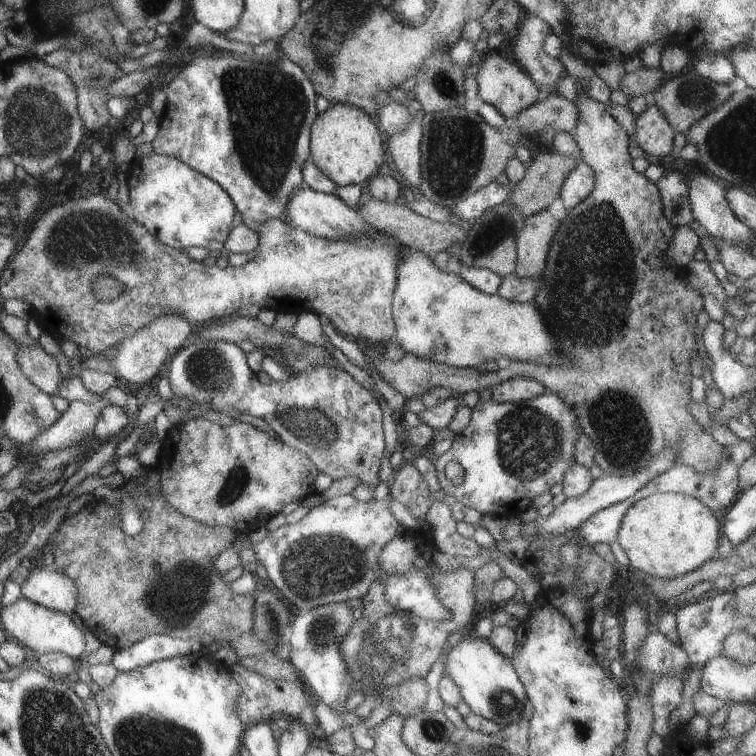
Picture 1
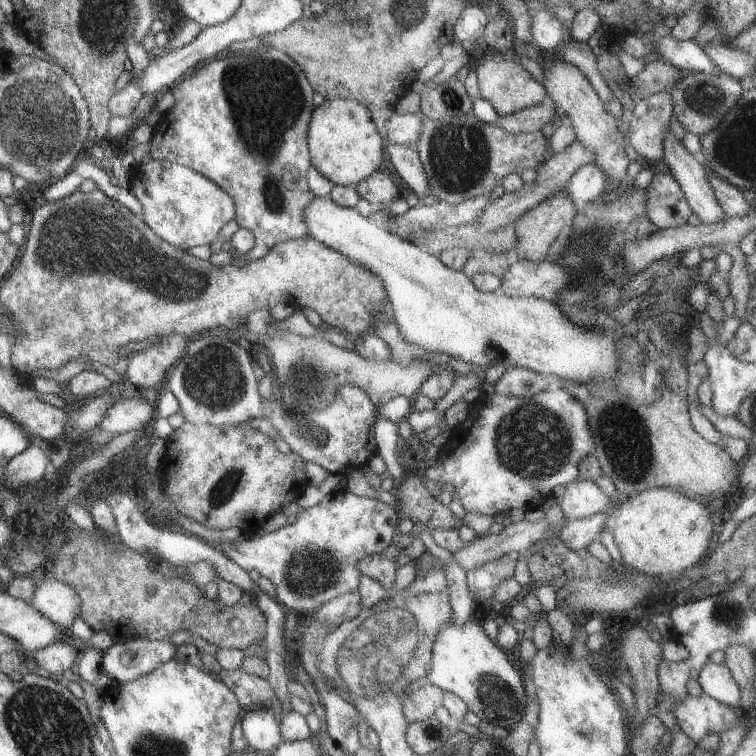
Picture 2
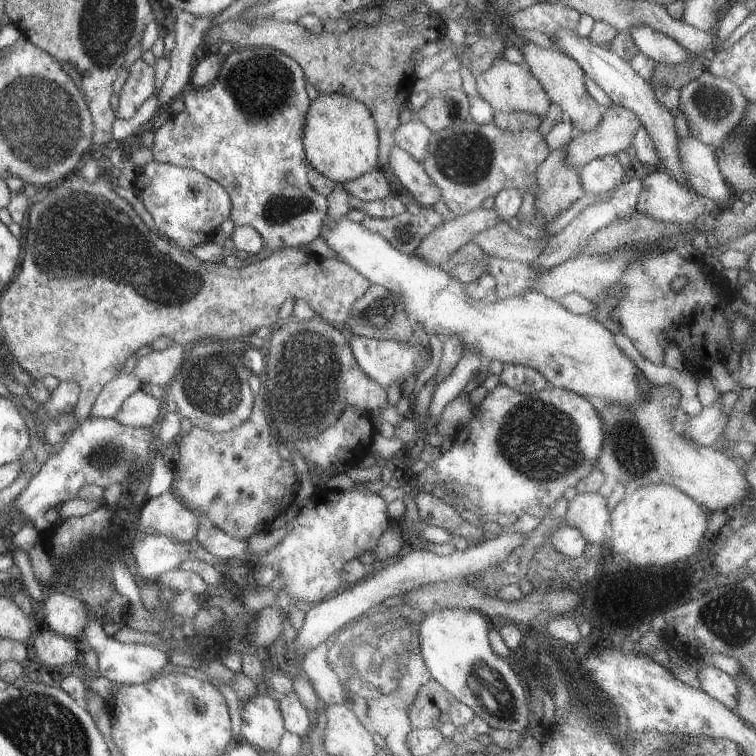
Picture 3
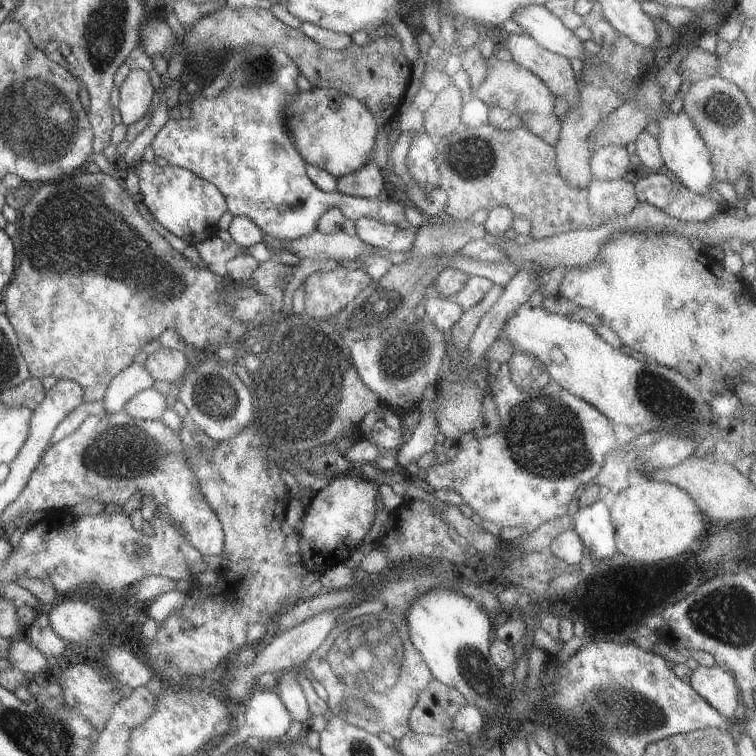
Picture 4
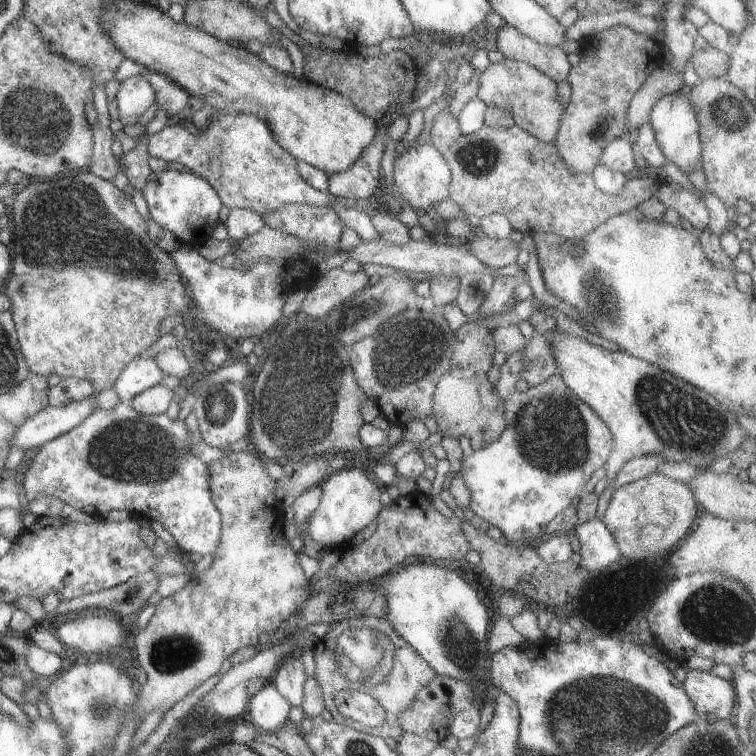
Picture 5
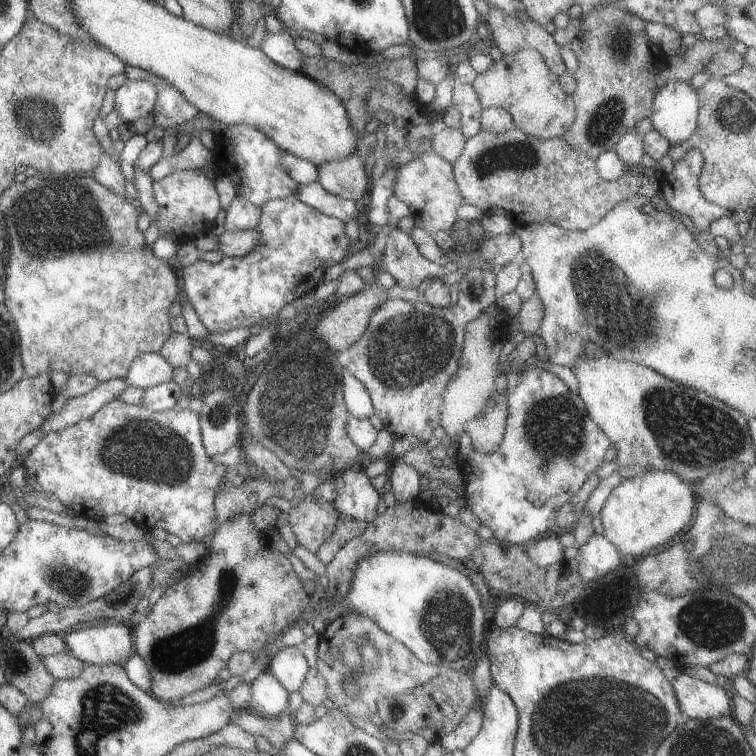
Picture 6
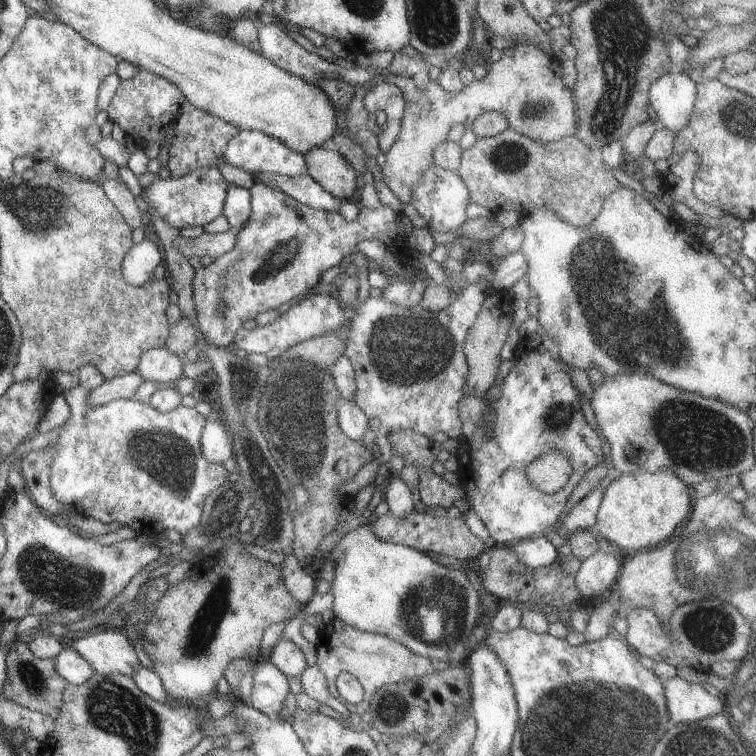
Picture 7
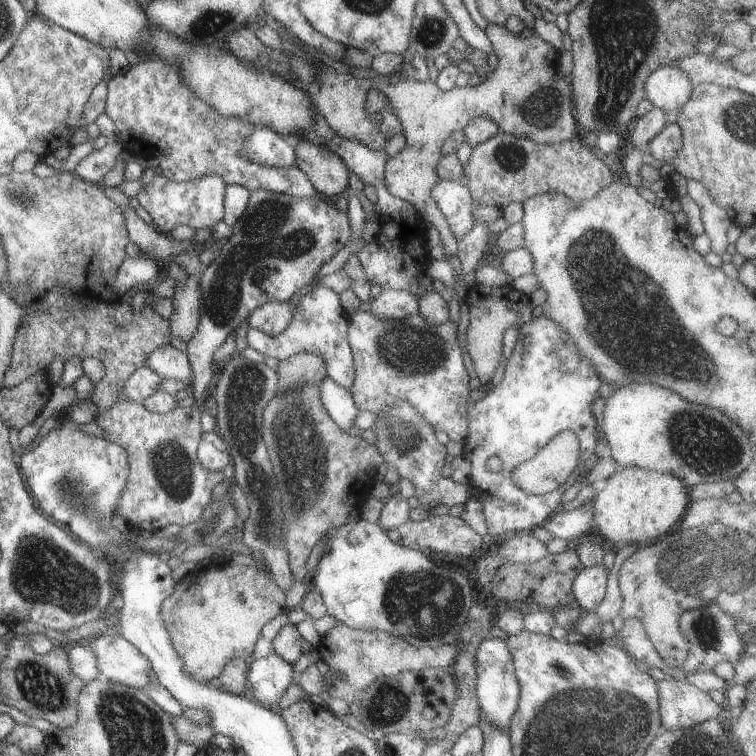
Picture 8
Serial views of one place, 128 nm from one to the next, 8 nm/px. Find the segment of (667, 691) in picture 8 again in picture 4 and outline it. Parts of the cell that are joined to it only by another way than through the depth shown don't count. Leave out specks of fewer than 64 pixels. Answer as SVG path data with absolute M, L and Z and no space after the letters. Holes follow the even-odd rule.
M697 666L691 672L689 686L722 716L736 718L741 704L735 680L730 673L714 666Z

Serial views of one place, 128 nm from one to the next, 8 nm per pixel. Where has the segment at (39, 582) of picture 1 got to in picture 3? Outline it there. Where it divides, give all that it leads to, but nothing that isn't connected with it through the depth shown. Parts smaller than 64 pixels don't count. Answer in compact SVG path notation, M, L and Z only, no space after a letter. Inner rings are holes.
M47 590L44 593L45 600L41 601L41 614L43 614L43 624L46 628L59 636L80 640L83 627L90 619L86 606L81 600L69 596L69 594L61 592L49 593Z

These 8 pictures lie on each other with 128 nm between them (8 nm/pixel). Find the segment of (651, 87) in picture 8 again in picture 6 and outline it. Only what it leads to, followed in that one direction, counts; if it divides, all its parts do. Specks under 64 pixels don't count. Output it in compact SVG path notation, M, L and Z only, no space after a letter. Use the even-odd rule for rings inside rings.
M667 82L652 96L649 122L670 146L687 140L696 125L696 89L686 82Z

